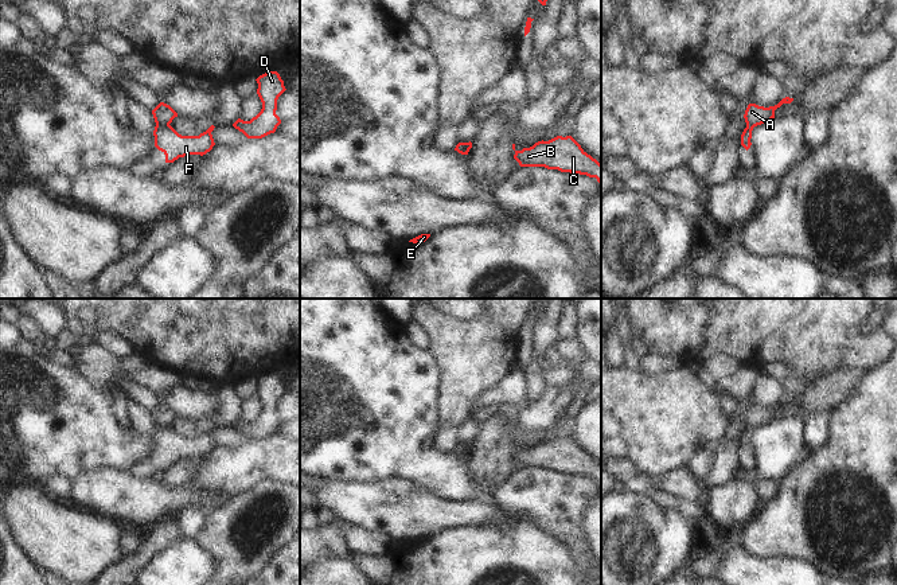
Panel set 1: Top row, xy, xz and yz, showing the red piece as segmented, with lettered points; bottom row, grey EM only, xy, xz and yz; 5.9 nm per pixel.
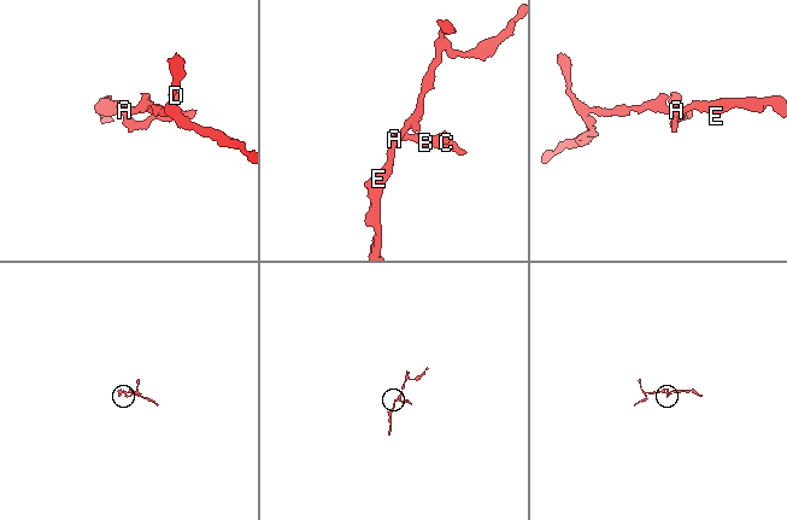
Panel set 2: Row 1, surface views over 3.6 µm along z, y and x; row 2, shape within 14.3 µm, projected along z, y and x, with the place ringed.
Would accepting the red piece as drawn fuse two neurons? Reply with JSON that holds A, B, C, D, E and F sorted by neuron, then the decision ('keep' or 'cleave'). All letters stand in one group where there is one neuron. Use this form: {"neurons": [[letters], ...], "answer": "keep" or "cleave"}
{"neurons": [["A", "E"], ["B", "C", "D", "F"]], "answer": "cleave"}

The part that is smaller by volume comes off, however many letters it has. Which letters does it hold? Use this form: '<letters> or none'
B, C, D, F

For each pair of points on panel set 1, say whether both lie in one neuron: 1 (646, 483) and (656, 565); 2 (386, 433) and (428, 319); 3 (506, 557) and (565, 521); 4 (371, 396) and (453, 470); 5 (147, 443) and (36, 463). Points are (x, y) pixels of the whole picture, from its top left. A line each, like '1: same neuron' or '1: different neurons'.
1: different neurons
2: different neurons
3: different neurons
4: same neuron
5: same neuron

